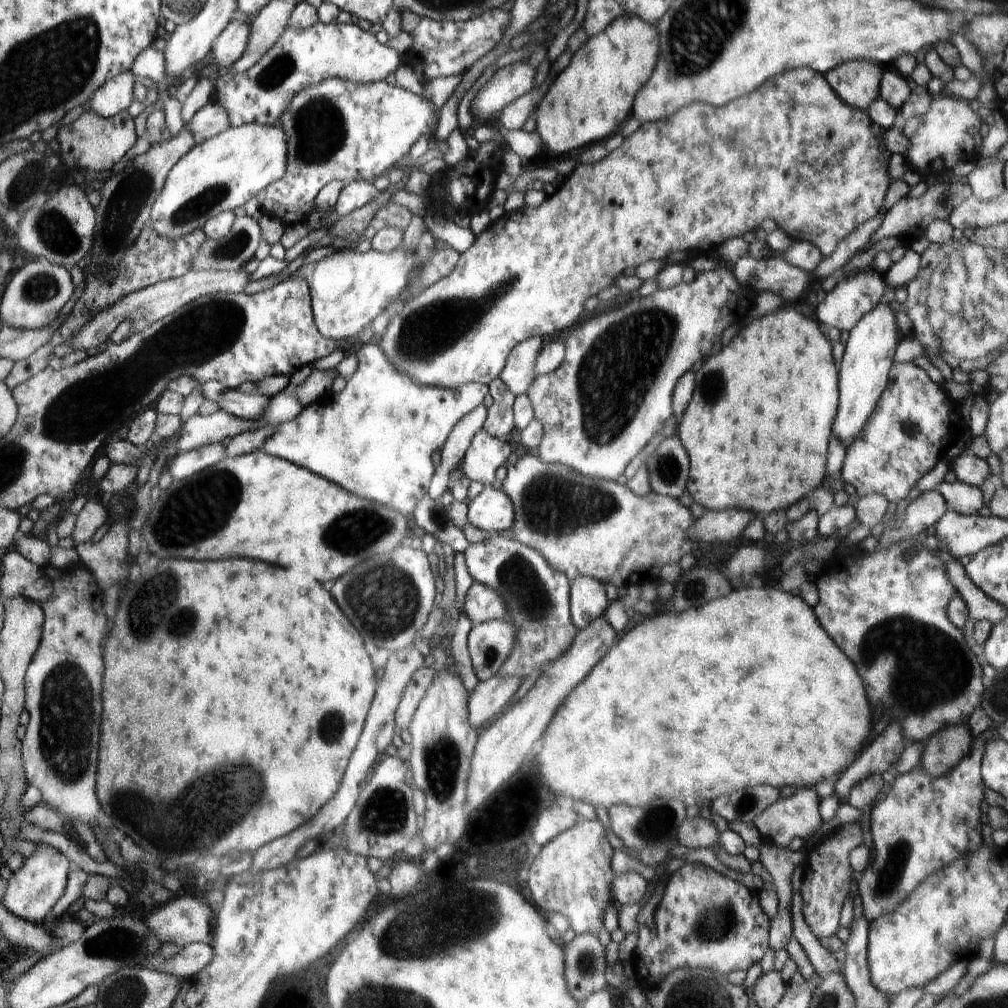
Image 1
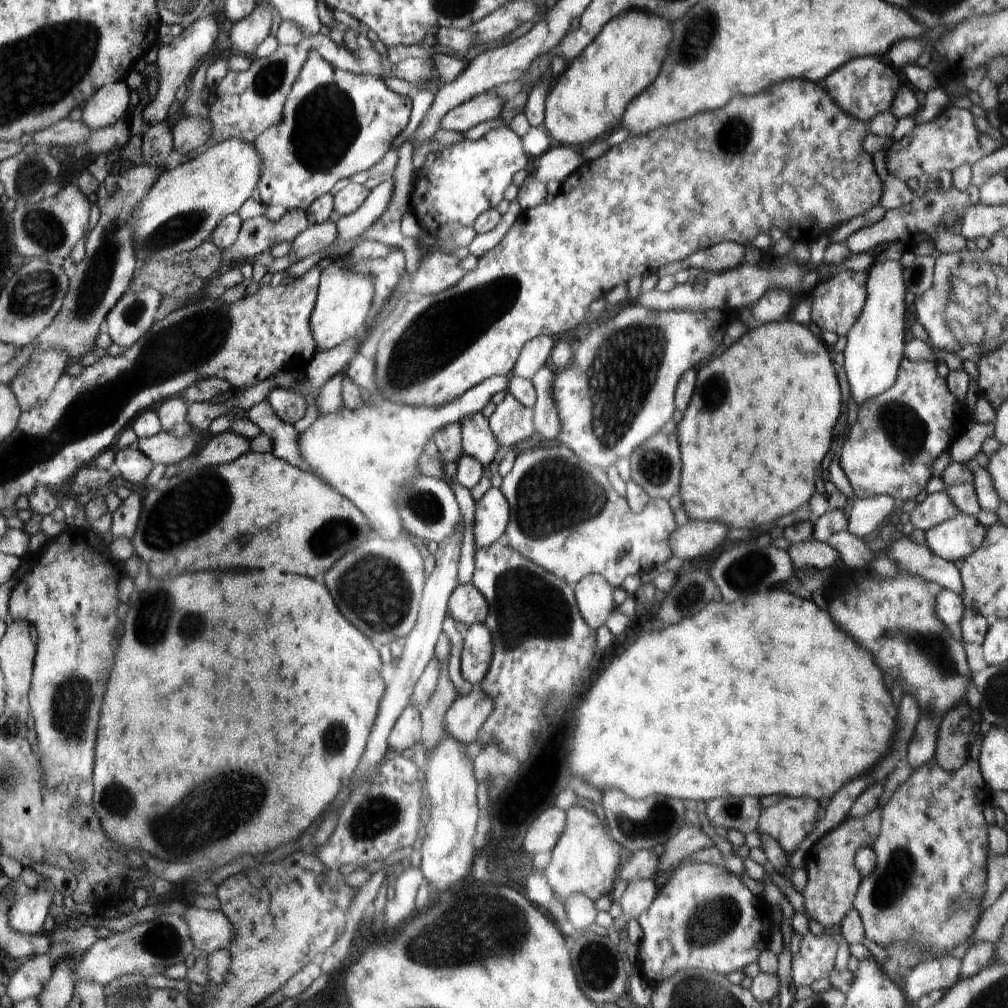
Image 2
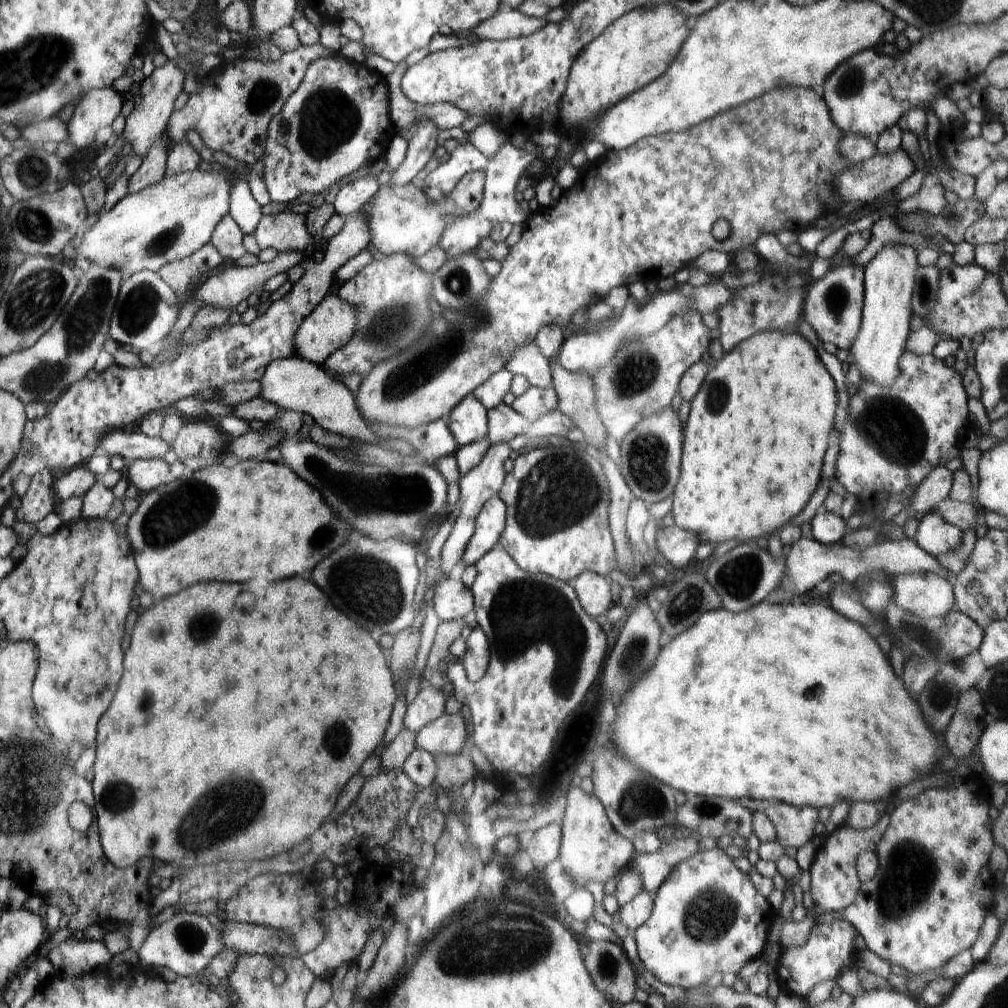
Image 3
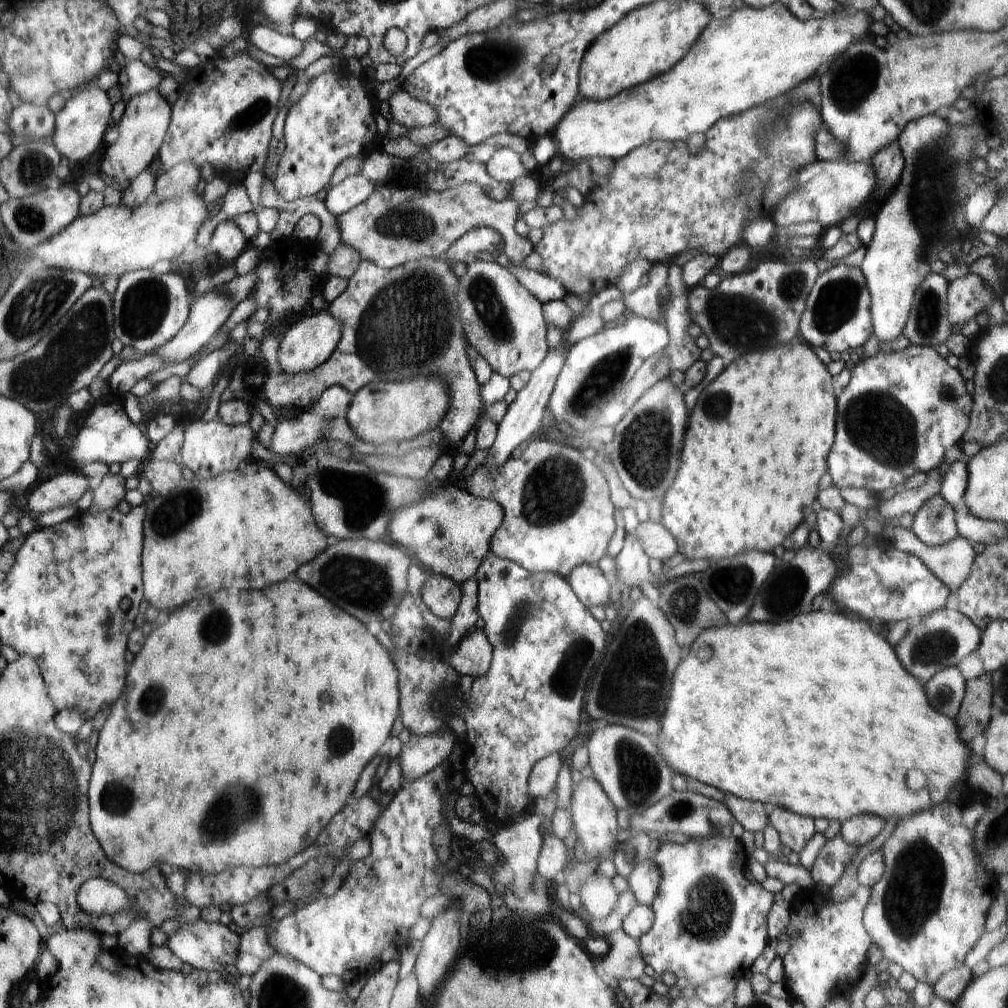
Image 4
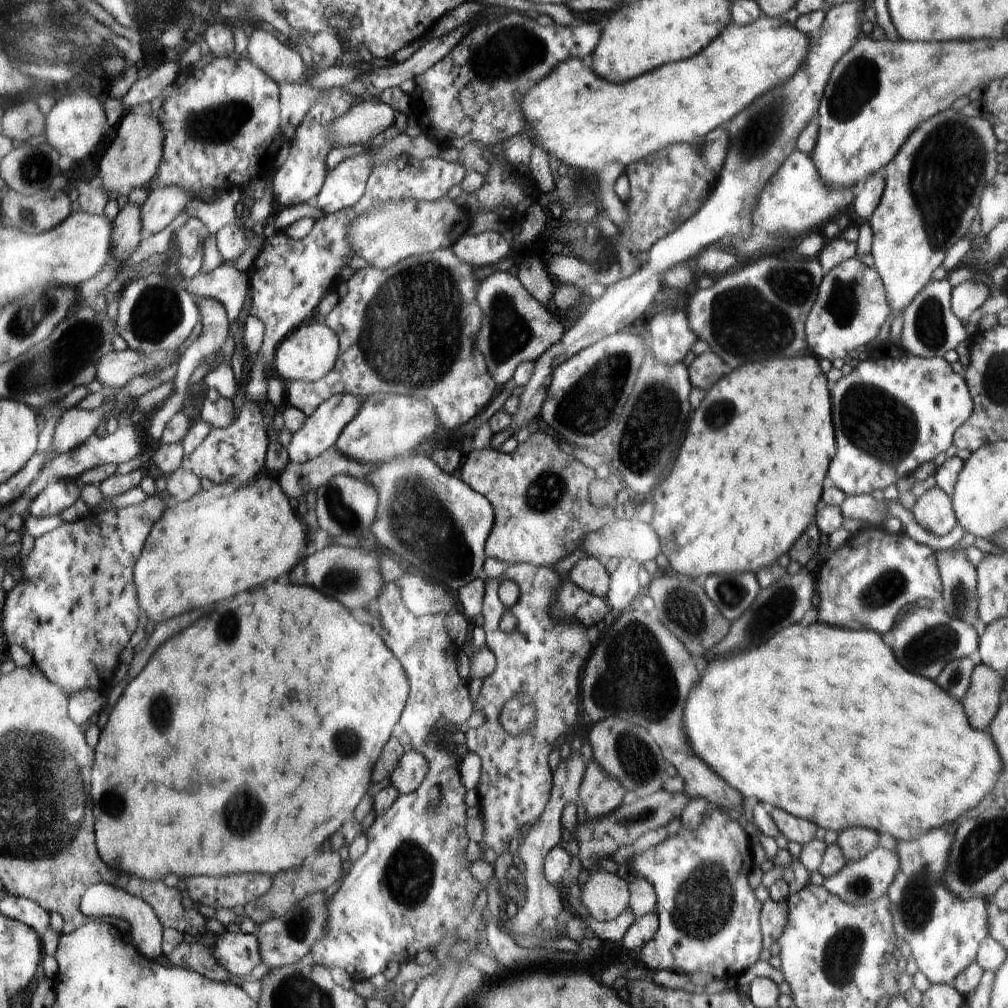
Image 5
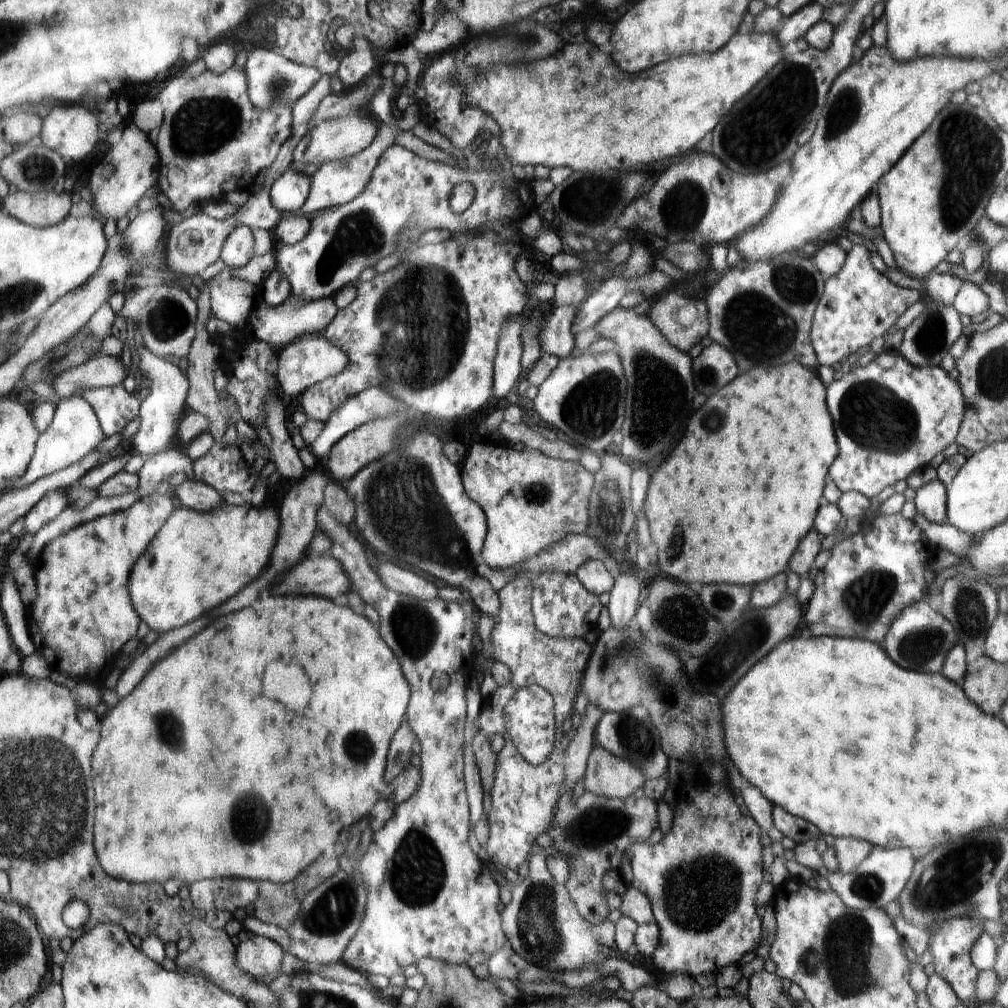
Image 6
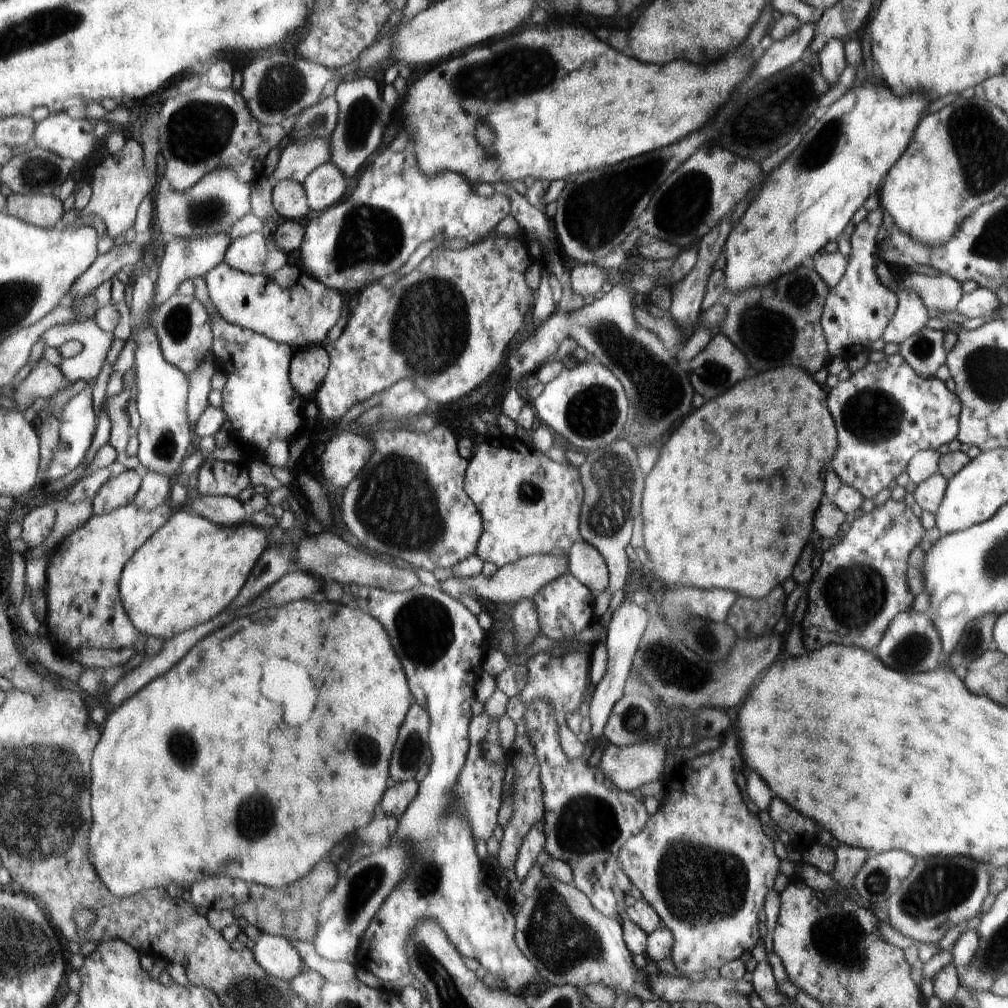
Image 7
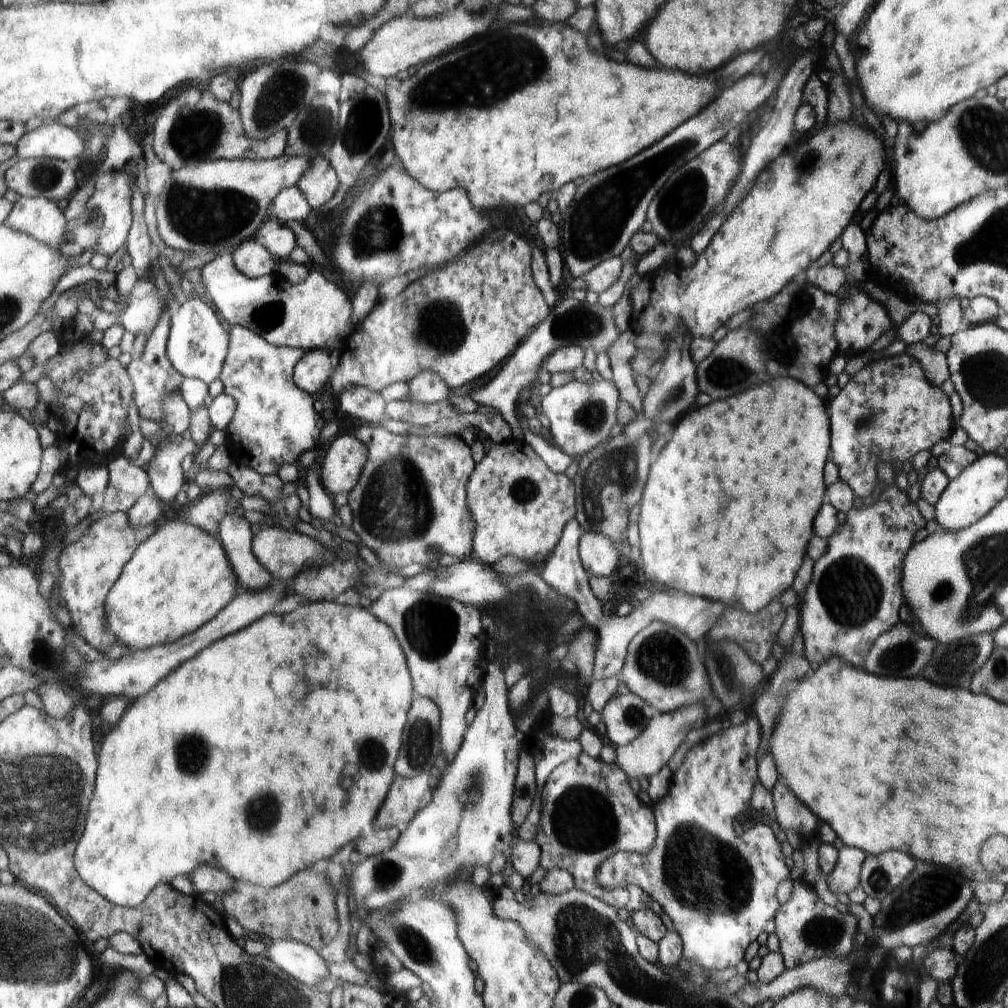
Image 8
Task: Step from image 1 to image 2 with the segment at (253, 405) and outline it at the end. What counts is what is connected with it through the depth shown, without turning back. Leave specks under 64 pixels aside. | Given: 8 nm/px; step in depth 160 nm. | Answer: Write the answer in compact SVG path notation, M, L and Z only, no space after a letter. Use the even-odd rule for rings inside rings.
M265 400L251 407L247 412L247 417L252 424L256 424L262 430L262 433L271 438L272 453L278 458L300 470L314 472L309 462L301 455L299 432L293 424L280 420Z

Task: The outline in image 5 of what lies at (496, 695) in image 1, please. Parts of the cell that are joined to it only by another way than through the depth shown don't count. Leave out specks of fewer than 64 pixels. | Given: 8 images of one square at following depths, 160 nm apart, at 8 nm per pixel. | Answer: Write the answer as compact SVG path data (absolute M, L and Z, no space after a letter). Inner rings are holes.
M408 750L398 760L394 773L391 775L391 784L399 795L410 794L422 785L428 772L428 762L418 750Z

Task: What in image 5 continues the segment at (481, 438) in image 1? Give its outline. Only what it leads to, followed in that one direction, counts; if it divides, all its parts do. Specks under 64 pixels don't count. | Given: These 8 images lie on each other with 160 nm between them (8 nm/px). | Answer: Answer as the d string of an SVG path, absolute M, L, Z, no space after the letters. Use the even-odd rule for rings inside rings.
M450 247L410 256L384 270L372 266L356 270L346 282L346 296L322 319L340 340L340 354L334 369L315 382L284 382L286 405L310 416L321 407L322 402L329 401L336 394L350 394L360 399L376 392L386 392L414 396L426 402L434 408L438 423L450 430L462 427L476 414L479 415L488 406L488 400L492 400L496 384L486 370L484 356L477 343L482 310L476 302L480 281L473 276L475 269L458 259Z

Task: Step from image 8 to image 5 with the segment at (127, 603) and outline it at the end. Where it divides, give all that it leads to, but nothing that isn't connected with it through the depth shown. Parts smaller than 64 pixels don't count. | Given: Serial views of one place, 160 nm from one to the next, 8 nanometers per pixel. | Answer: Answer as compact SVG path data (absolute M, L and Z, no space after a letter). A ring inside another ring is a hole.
M259 474L255 480L244 488L234 488L231 483L215 484L212 490L200 488L192 500L176 500L174 506L165 508L165 513L158 518L158 526L154 526L154 534L150 534L150 542L145 542L146 554L142 554L138 570L134 570L138 602L142 602L142 611L149 620L162 624L188 610L232 598L270 578L286 574L300 560L300 552L306 546L306 528L294 520L288 500L272 478ZM170 528L178 532L172 534L172 538Z

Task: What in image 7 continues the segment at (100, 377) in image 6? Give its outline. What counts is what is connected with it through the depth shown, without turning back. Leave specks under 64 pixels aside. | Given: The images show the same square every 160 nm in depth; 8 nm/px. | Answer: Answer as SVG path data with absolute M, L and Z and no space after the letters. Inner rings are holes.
M41 361L30 371L30 375L16 386L12 400L17 403L18 408L30 411L34 400L48 399L56 392L68 388L70 384L74 384L74 382L70 382L66 378L60 365Z

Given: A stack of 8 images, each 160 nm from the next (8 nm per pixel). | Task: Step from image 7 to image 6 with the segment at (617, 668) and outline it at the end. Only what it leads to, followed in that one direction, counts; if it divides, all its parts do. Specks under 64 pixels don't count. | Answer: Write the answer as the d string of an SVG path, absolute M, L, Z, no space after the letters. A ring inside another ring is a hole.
M621 574L610 590L608 611L610 611L611 626L624 628L636 623L635 615L639 608L640 584L636 575ZM588 704L586 716L582 718L582 724L577 729L576 736L570 741L567 755L567 779L568 791L572 790L577 781L585 776L587 761L591 754L595 741L595 729L602 718L602 710L596 708L596 704Z

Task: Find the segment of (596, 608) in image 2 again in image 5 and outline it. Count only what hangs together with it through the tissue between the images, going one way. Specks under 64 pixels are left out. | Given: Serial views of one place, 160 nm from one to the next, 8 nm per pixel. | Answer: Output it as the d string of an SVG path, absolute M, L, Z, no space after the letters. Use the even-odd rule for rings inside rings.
M588 556L588 558L578 560L574 568L566 574L566 577L588 594L600 598L606 597L608 572L595 557Z

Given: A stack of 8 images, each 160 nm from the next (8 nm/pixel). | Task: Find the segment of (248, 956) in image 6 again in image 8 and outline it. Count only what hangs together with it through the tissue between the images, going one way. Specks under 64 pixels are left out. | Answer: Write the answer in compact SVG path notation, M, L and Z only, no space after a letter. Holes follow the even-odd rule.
M292 939L272 940L267 957L298 982L316 988L331 976L327 962L315 948Z

